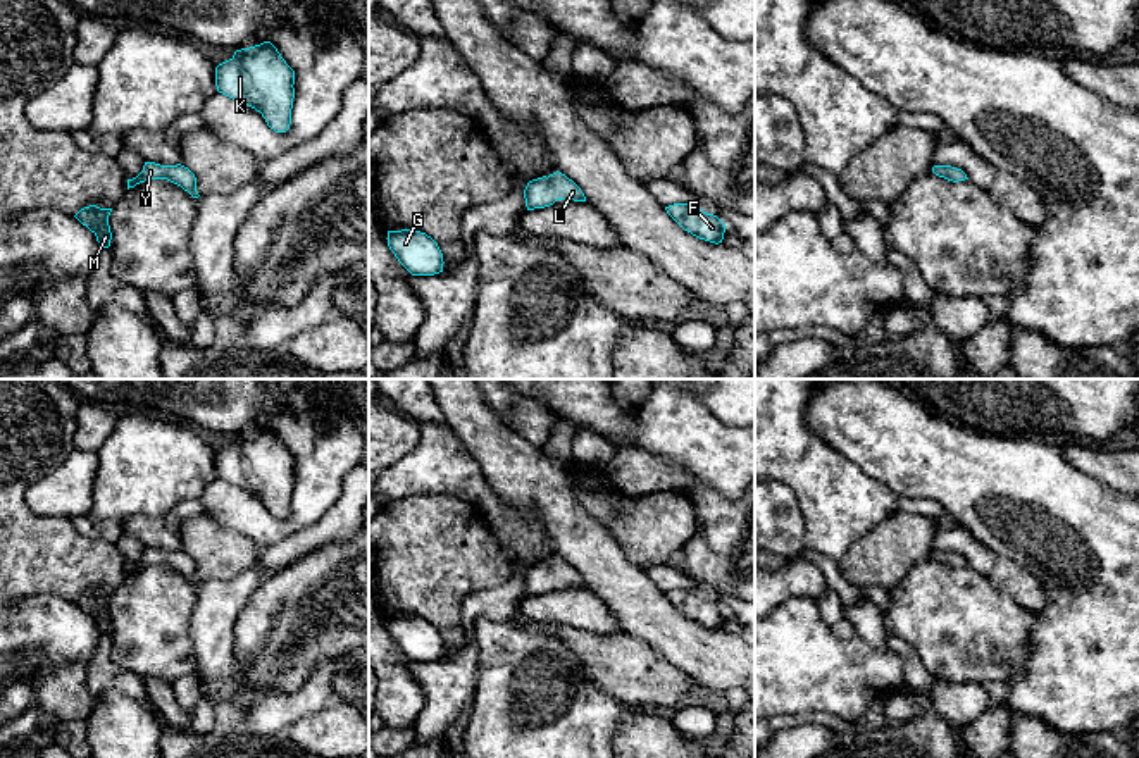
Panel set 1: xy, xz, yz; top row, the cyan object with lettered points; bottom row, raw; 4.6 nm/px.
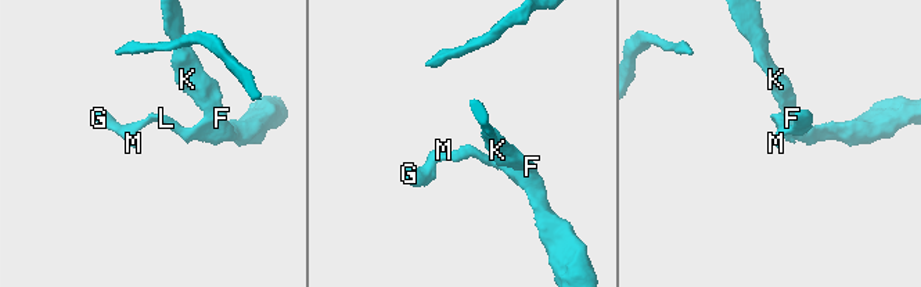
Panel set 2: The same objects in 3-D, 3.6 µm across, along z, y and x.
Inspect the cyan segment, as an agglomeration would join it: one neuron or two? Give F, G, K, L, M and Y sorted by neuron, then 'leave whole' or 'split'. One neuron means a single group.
F G K L M Y; leave whole

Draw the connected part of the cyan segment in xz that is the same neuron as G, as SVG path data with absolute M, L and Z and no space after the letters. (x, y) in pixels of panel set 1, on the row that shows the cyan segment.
M415 229L388 231L388 246L412 276L443 272L443 253L426 233Z

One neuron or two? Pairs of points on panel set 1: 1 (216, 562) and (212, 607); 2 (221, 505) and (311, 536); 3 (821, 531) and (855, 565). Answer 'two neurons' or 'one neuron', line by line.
1: two neurons
2: two neurons
3: two neurons

